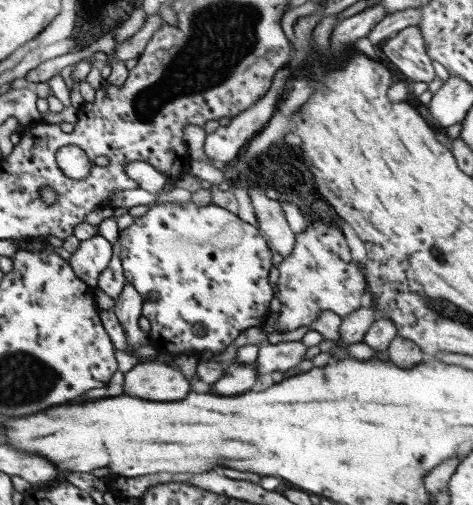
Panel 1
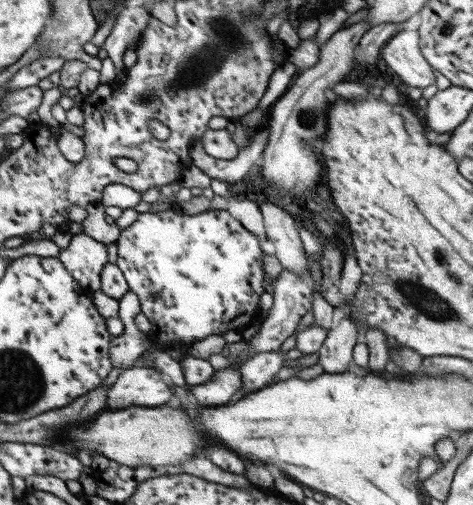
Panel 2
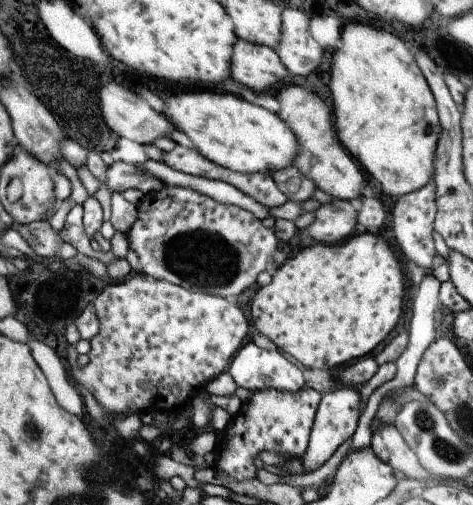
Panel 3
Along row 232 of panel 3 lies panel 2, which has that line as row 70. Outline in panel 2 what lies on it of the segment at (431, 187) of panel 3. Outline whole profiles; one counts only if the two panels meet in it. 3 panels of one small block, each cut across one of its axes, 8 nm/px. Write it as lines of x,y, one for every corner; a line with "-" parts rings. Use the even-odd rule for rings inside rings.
402,30
380,48
379,58
393,70
405,86
425,88
435,84
431,65
423,58
416,30

